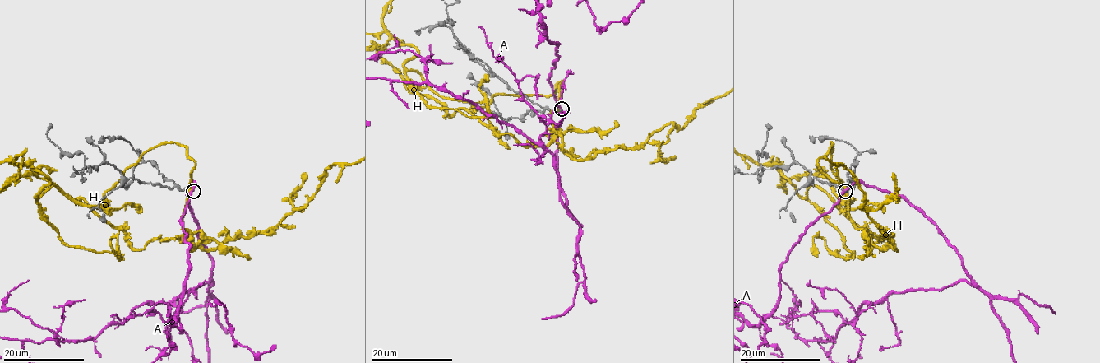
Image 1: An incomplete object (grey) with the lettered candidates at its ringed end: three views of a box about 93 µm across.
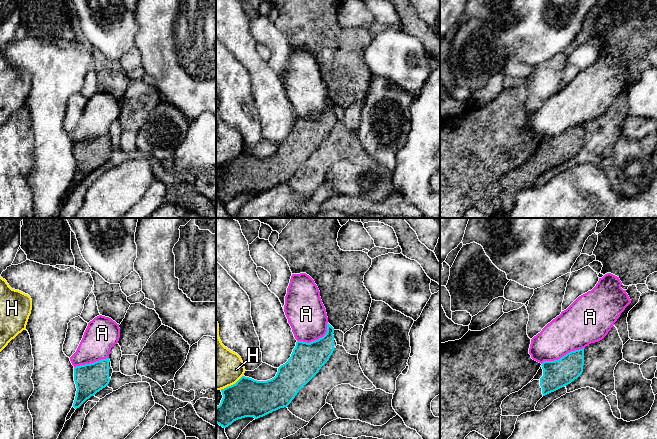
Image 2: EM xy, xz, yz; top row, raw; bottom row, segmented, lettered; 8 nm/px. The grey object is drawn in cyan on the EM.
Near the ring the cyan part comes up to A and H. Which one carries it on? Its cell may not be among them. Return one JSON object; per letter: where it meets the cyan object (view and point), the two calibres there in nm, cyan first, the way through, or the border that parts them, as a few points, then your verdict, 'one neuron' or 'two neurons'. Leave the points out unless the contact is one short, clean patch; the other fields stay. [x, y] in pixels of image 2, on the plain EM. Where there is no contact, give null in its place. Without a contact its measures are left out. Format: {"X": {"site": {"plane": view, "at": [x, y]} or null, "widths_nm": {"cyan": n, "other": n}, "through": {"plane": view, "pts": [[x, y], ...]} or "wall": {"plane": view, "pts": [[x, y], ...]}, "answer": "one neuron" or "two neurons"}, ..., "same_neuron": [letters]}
{"A": {"site": {"plane": "yz", "at": [563, 132]}, "widths_nm": {"cyan": 220, "other": 340}, "answer": "two neurons"}, "H": {"site": {"plane": "xz", "at": [231, 161]}, "widths_nm": {"cyan": 300, "other": 360}, "wall": {"plane": "xz", "pts": [[243, 151], [234, 159], [220, 165]]}, "answer": "two neurons"}, "same_neuron": []}

